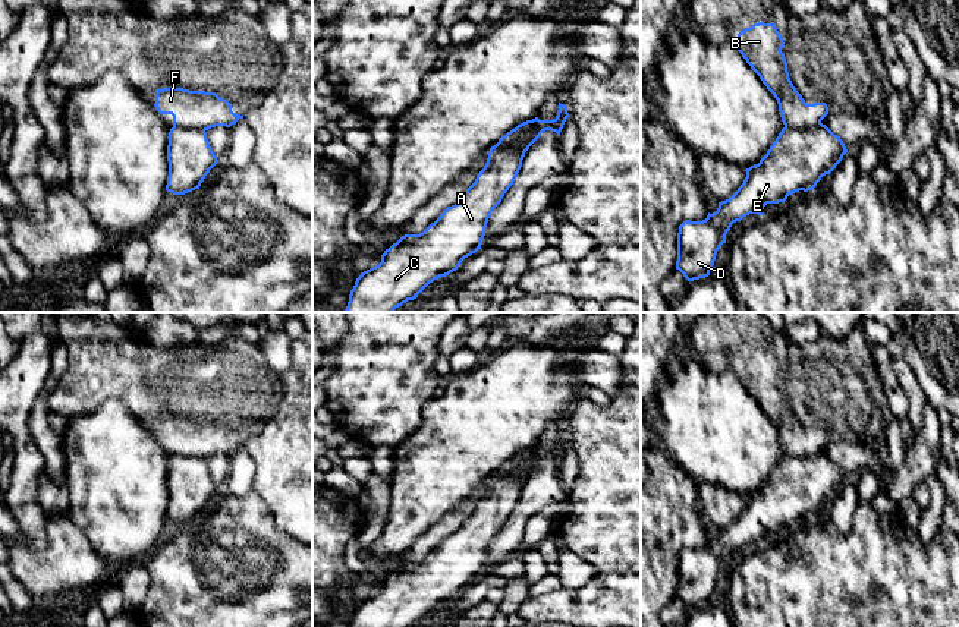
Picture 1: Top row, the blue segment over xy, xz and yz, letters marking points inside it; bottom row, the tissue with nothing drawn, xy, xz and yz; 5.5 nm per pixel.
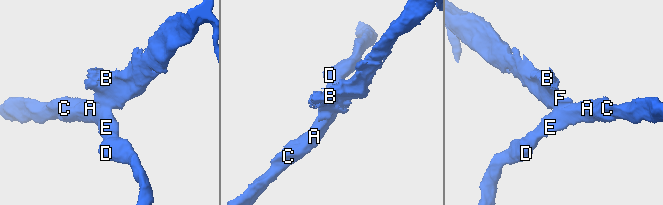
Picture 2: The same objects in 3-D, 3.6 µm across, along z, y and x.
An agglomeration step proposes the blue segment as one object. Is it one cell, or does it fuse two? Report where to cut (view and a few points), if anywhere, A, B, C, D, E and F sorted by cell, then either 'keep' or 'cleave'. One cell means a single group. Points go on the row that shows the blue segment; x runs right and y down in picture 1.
cut yz (820, 120), (808, 128), (785, 128); groups A C D E / B F; cleave

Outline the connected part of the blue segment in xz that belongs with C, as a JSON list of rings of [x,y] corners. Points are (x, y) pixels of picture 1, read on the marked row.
[[[532,120],[518,125],[490,148],[487,163],[463,196],[419,234],[405,234],[381,255],[381,262],[356,278],[343,312],[393,312],[414,300],[434,280],[456,271],[460,262],[481,249],[493,209],[513,185],[525,157],[521,145]]]

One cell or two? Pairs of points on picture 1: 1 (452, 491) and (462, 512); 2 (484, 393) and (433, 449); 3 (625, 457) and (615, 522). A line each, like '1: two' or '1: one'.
1: two
2: one
3: one

